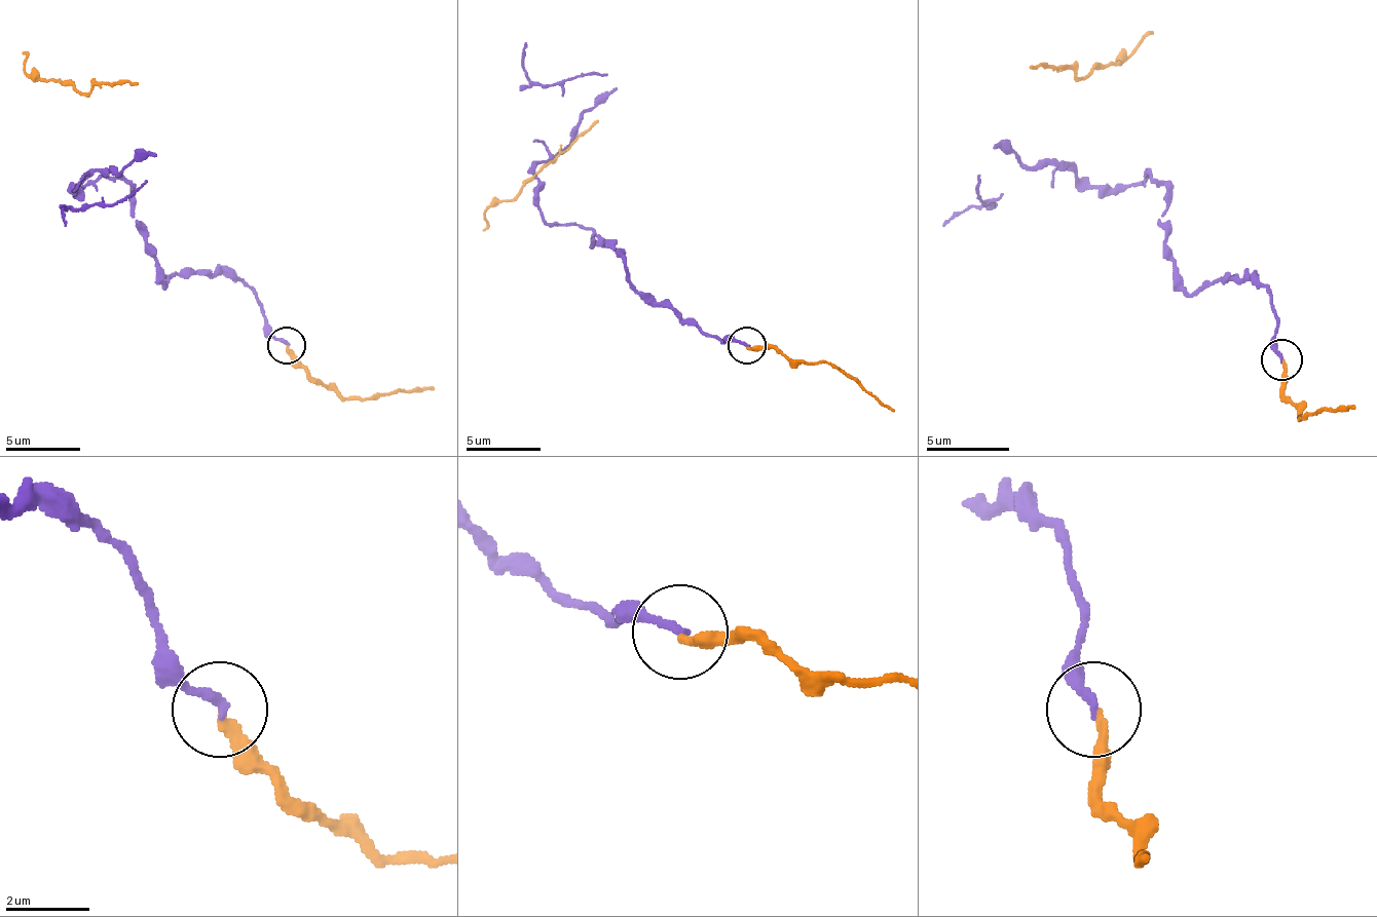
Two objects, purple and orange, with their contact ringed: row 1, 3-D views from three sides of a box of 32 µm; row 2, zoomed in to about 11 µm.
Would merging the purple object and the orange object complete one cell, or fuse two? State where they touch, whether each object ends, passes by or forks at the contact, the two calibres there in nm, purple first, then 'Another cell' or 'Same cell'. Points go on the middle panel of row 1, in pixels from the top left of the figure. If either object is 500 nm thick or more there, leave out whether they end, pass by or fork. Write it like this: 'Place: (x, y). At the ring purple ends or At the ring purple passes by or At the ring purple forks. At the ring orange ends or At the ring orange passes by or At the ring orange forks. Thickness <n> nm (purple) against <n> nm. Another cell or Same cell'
Place: (747, 345). At the ring purple ends. At the ring orange ends. Thickness 200 nm (purple) against 220 nm. Same cell

